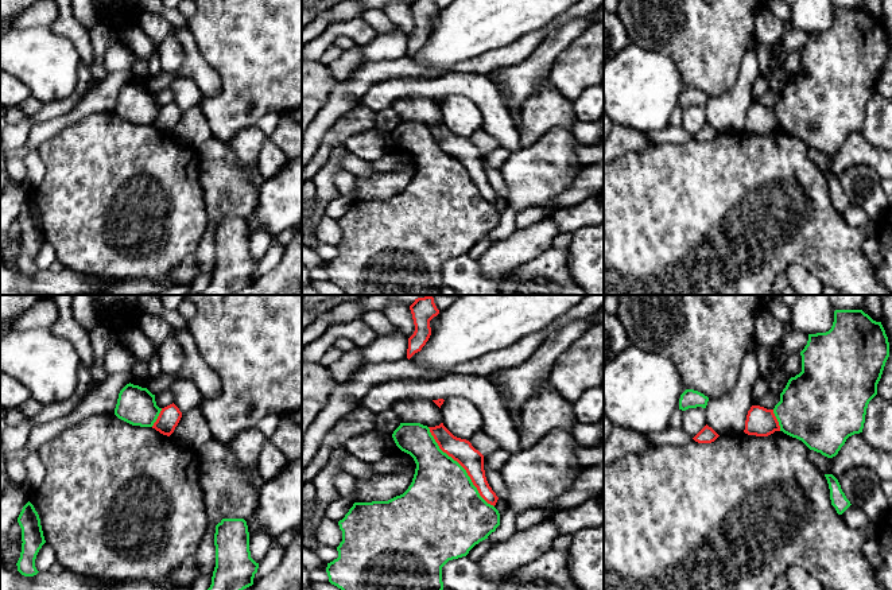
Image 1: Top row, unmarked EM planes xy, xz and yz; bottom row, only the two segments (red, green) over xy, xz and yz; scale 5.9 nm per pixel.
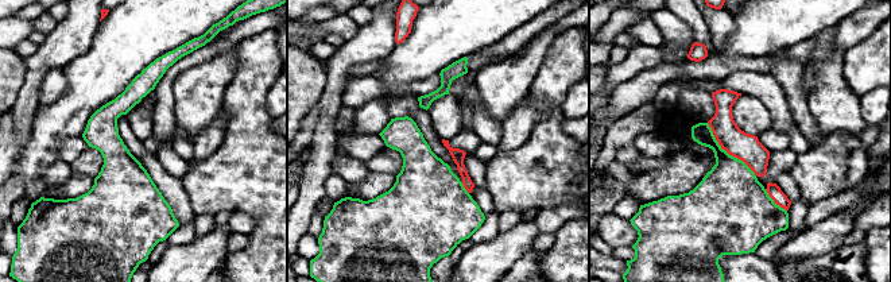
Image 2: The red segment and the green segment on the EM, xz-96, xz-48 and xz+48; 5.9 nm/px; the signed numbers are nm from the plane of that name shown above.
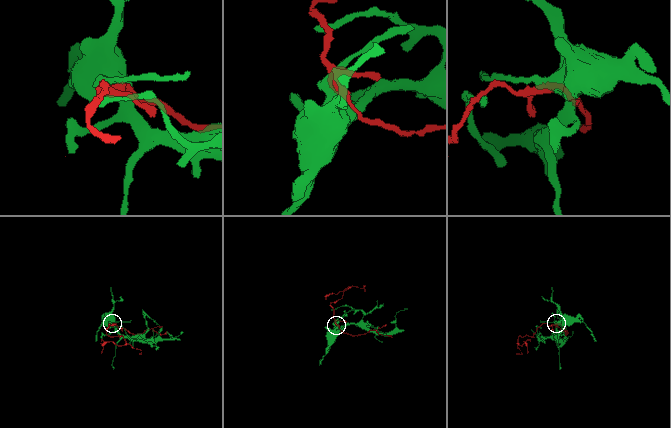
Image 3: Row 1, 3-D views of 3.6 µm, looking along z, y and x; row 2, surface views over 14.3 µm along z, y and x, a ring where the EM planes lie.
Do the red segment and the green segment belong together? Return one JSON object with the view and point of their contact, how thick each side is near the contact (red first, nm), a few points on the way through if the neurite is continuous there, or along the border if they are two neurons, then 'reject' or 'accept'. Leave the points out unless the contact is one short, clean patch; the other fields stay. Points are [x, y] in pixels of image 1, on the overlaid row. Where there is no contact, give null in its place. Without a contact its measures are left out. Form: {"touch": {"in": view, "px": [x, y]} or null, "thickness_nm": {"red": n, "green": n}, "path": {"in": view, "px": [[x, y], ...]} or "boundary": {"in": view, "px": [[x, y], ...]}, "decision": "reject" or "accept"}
{"touch": {"in": "xz", "px": [461, 465]}, "thickness_nm": {"red": 140, "green": 420}, "decision": "reject"}

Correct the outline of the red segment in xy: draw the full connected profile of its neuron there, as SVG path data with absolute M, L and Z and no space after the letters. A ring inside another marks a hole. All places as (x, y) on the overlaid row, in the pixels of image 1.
M172 403L167 407L162 408L152 428L155 428L156 431L159 431L163 435L170 436L174 432L175 427L178 426L181 418L182 418L182 412Z

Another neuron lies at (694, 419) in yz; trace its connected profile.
M702 407L683 411L682 428L694 438L706 426L706 411Z

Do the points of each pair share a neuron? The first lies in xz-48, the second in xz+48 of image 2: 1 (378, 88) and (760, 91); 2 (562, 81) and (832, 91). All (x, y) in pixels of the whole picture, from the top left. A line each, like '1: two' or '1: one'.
1: one
2: two

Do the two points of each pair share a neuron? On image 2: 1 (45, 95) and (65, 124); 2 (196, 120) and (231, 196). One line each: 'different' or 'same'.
1: different
2: different

